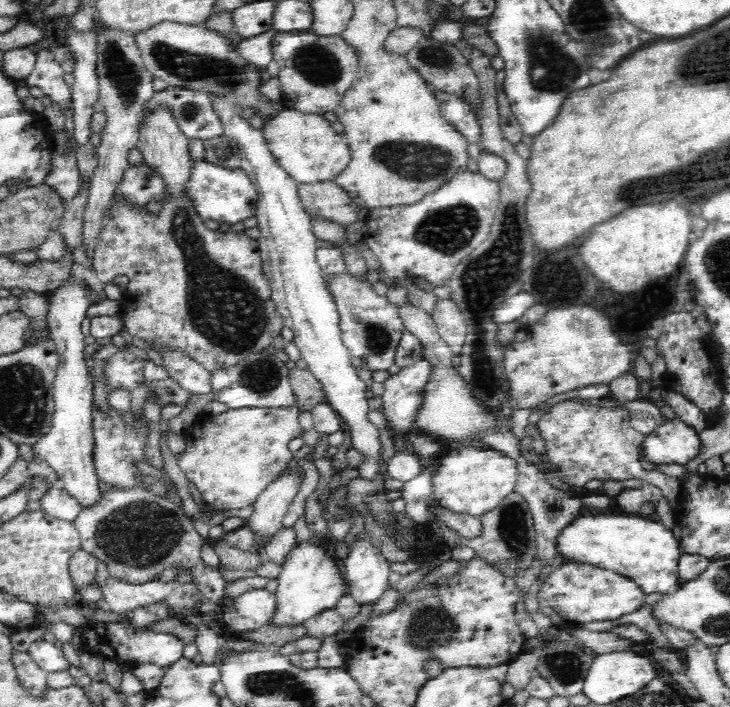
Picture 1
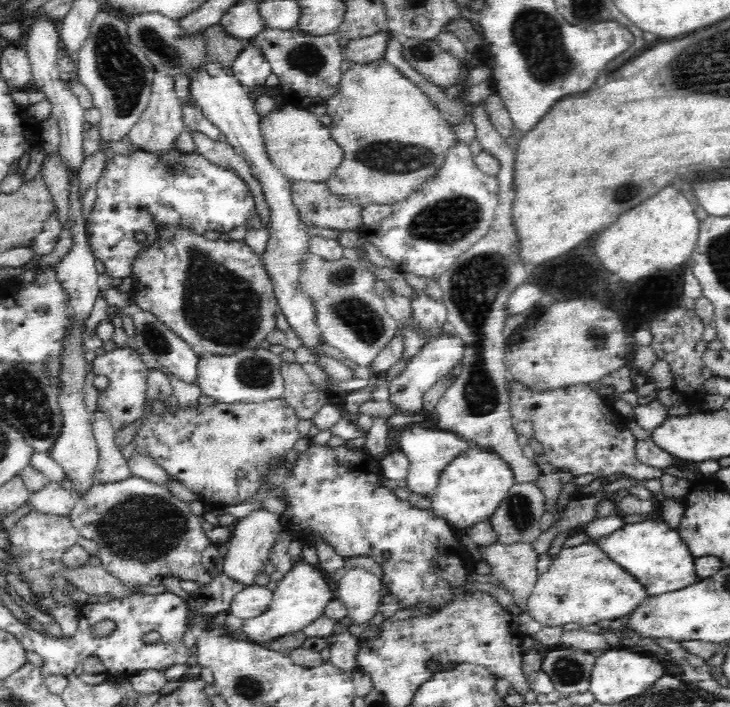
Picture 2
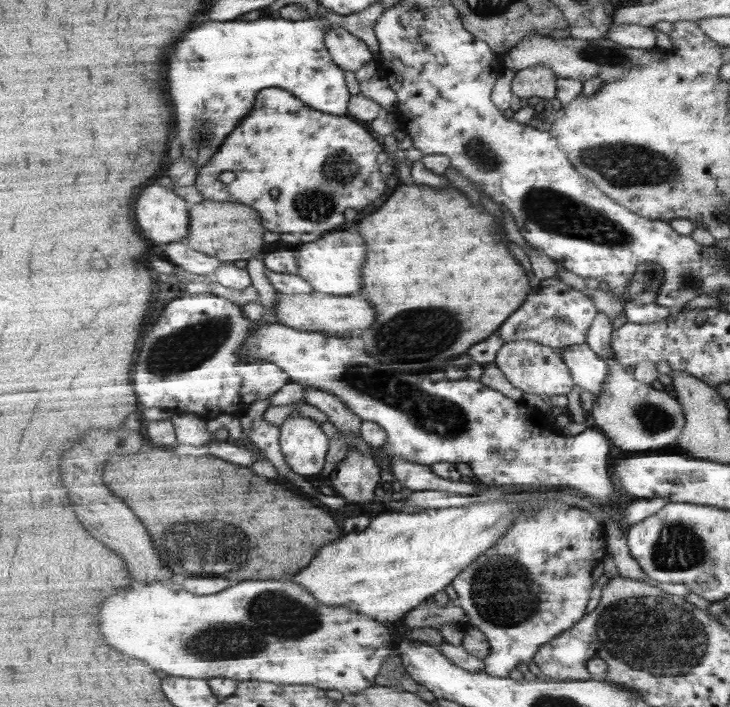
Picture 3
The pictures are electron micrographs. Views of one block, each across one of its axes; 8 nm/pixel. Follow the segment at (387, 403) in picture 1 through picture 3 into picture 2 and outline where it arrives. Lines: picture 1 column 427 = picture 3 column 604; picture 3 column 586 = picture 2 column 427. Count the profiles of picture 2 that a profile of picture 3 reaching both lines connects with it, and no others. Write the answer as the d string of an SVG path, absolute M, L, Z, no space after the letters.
M442 333L428 341L420 349L420 352L408 362L406 370L389 385L390 396L388 400L395 406L395 410L400 413L418 413L423 408L422 397L424 393L432 388L438 380L442 380L452 368L460 365L464 348L466 348L466 343L458 334Z

